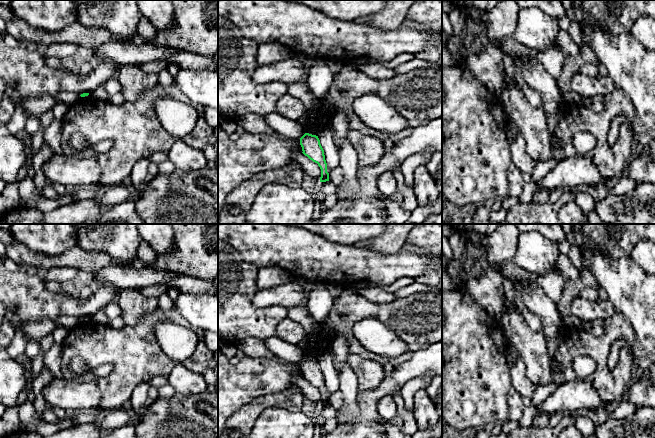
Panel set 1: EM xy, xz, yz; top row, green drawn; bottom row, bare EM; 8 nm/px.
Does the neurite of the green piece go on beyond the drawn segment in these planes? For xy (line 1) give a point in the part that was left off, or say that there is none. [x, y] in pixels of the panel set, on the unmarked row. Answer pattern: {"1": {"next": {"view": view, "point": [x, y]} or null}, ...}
{"1": {"next": null}}

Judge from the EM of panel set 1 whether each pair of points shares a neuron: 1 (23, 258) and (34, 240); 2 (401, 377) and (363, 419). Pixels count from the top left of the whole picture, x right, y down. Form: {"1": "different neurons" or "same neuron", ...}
{"1": "different neurons", "2": "same neuron"}

